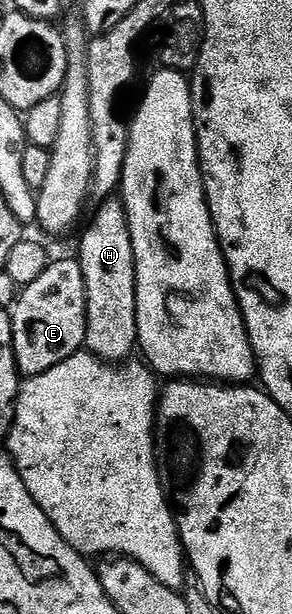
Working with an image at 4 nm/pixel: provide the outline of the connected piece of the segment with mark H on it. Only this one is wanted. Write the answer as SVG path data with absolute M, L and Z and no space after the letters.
M121 199L101 201L94 221L86 228L78 244L76 259L84 270L86 287L85 351L107 362L126 362L138 348L136 330L136 254L128 230L126 207Z

